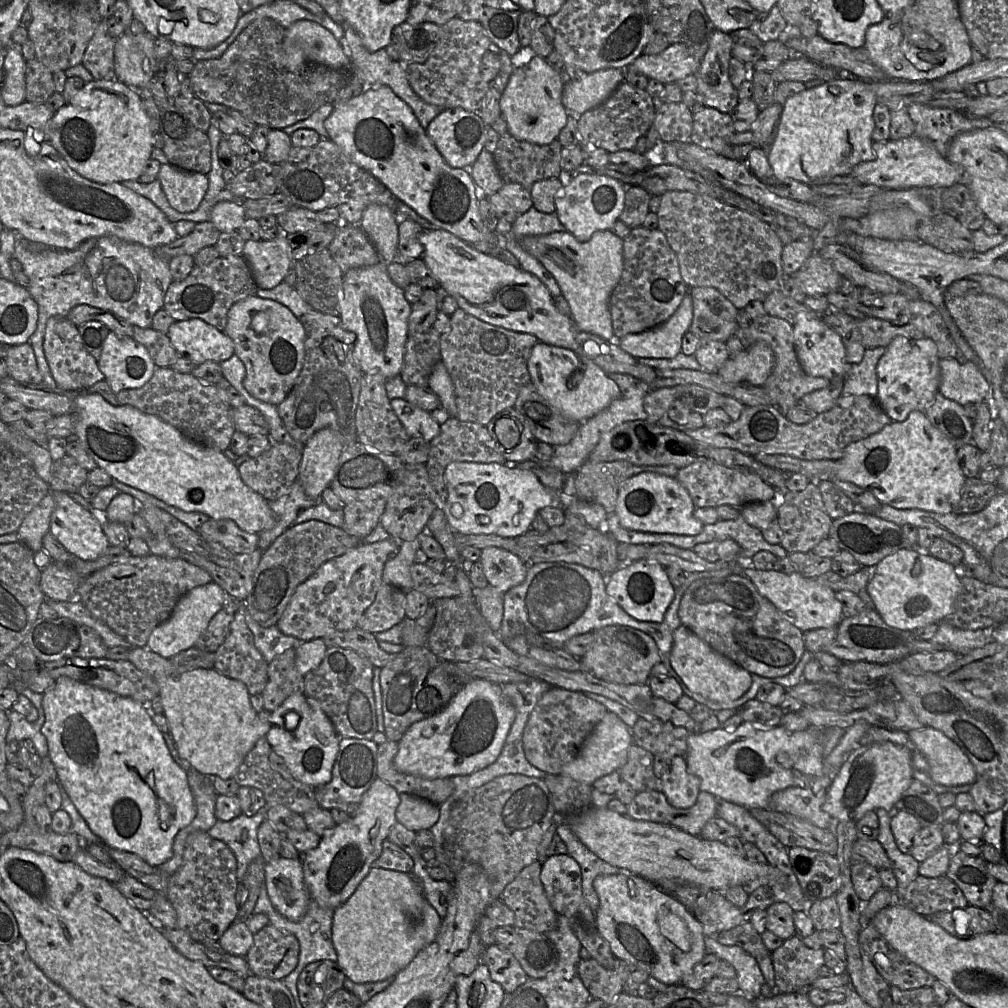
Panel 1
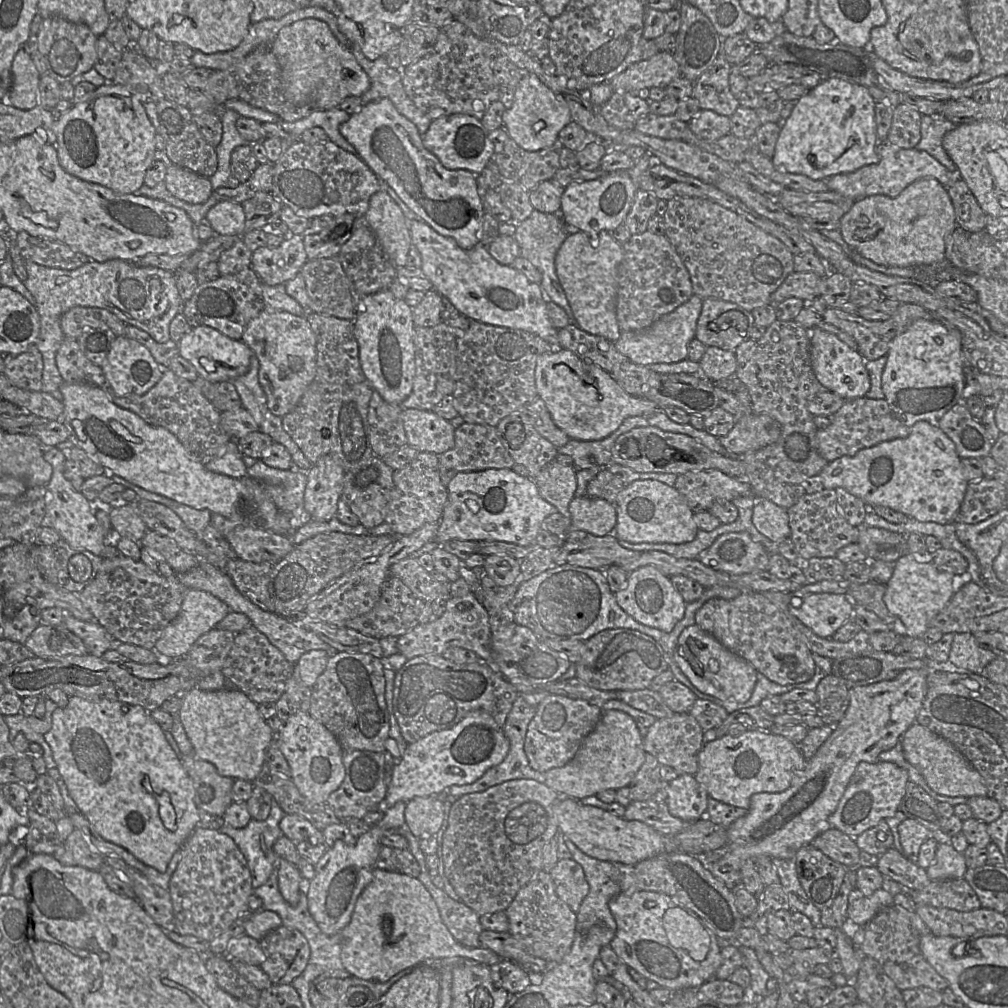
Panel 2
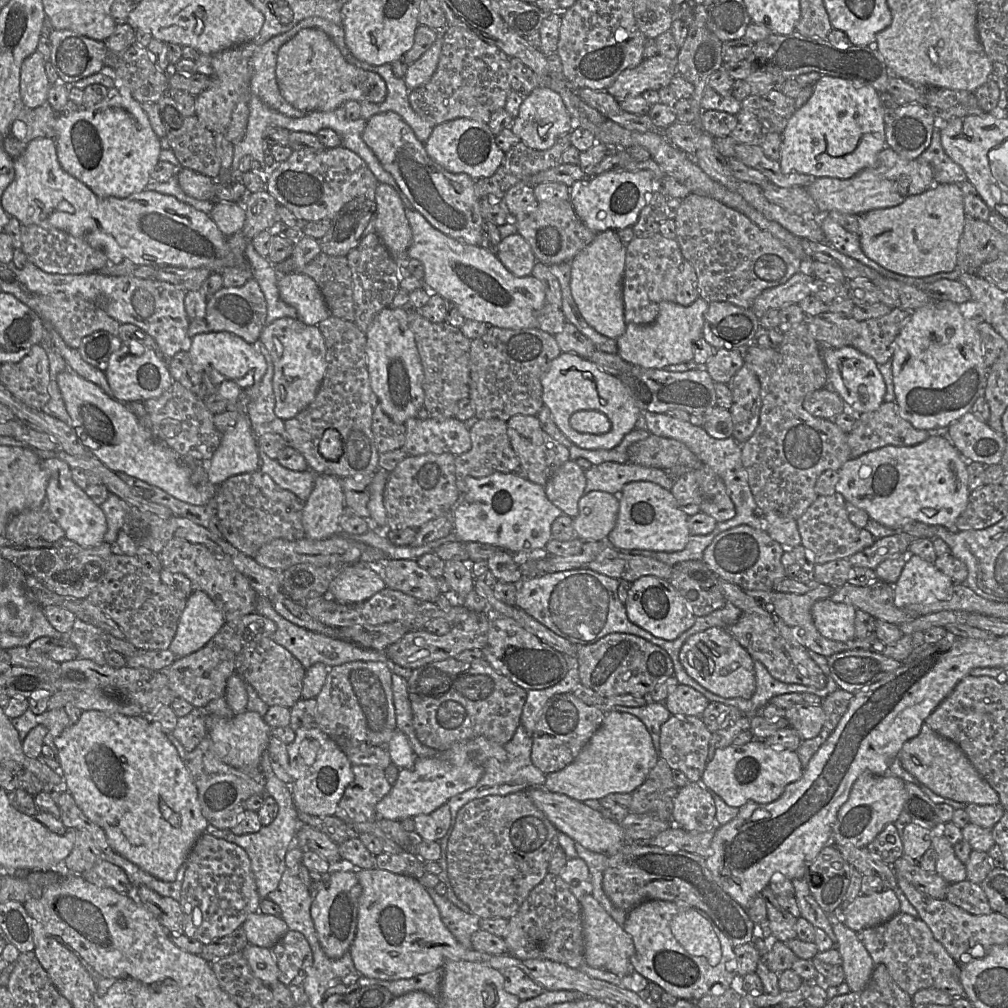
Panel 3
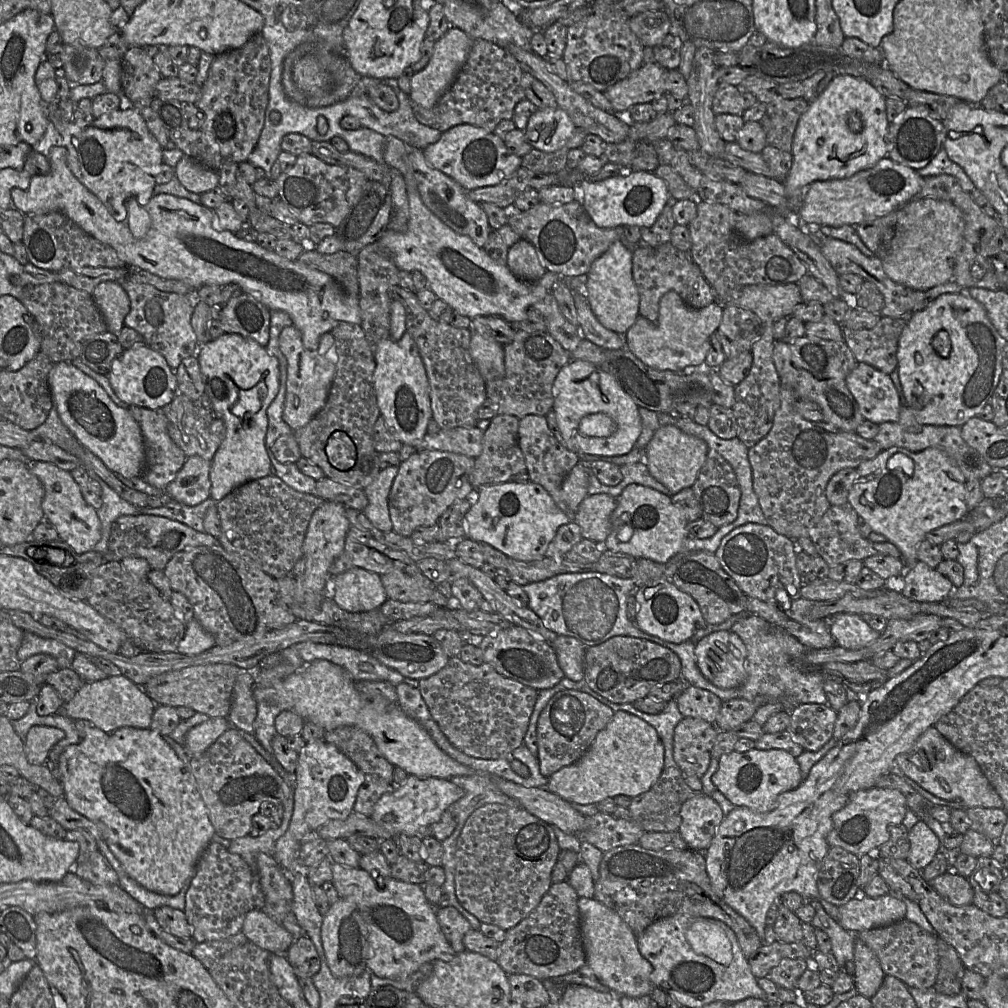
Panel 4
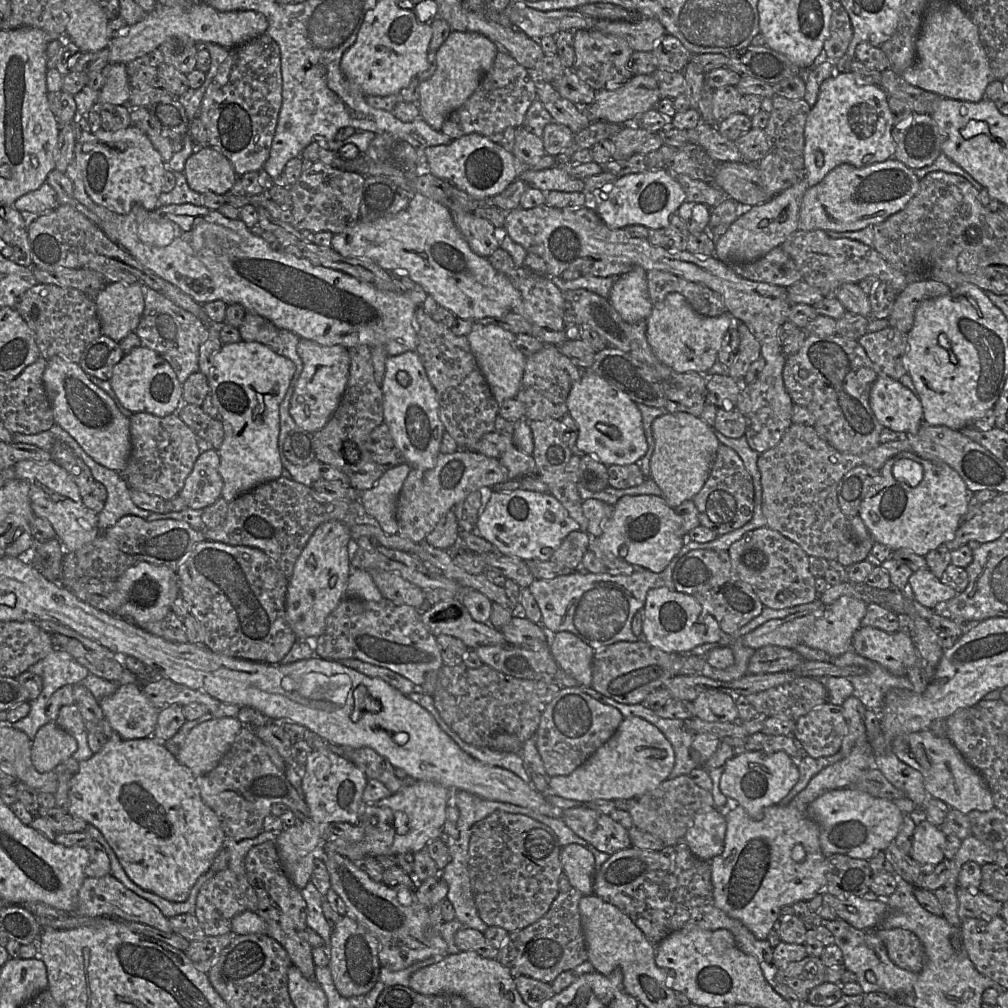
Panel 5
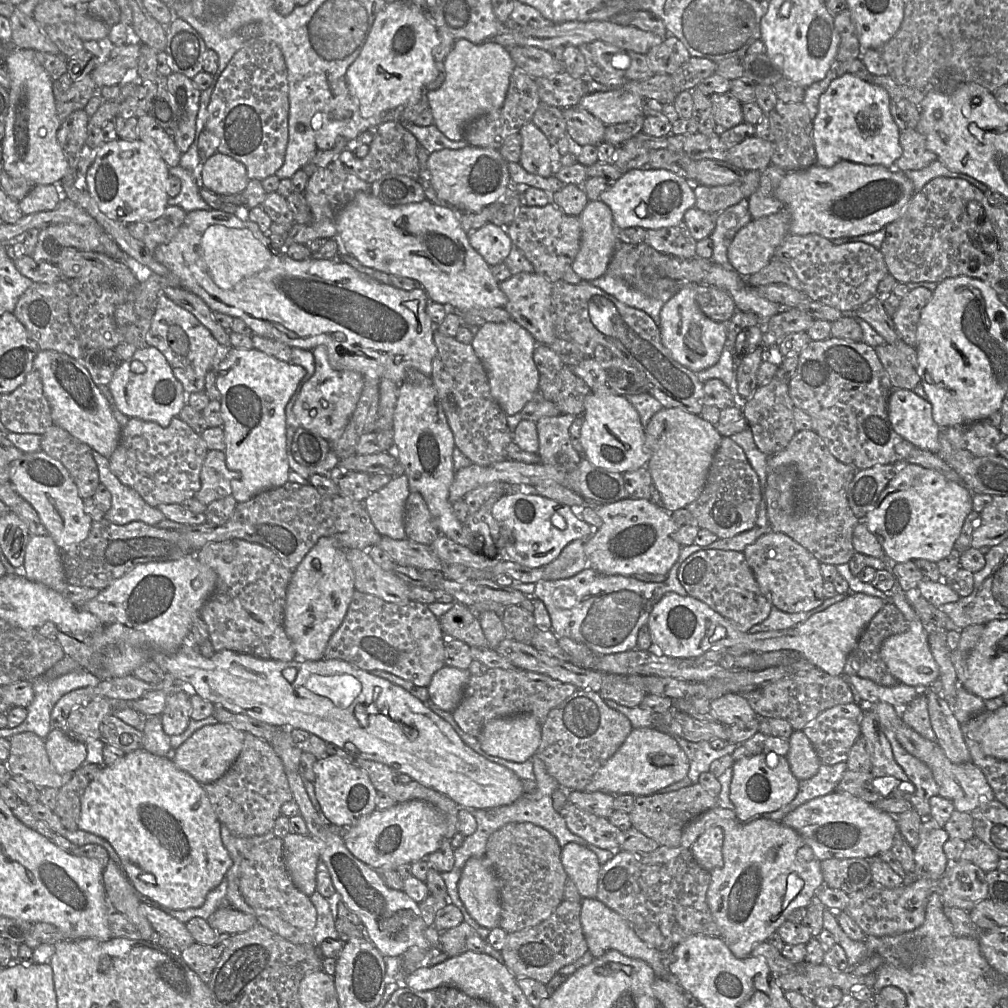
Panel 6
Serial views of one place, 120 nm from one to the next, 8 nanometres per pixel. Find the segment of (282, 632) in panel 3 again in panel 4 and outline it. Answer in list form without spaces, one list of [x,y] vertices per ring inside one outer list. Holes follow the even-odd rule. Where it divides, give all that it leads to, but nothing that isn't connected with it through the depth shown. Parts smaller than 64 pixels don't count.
[[[311,641],[299,642],[295,648],[305,663],[328,660],[345,669],[355,681],[387,681],[395,687],[406,683],[405,676],[357,648]]]

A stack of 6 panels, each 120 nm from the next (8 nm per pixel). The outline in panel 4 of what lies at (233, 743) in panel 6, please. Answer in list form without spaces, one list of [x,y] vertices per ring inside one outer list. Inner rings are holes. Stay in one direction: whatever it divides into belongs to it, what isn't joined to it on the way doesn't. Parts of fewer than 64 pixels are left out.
[[[216,717],[191,728],[186,734],[186,752],[190,757],[200,755],[230,727],[227,717]]]

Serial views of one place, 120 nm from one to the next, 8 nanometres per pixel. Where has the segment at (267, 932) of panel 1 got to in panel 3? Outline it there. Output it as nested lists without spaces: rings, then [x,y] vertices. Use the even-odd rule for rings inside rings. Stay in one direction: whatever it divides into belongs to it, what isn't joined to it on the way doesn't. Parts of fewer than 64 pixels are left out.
[[[288,930],[270,949],[279,969],[279,981],[289,987],[302,985],[313,963],[313,953],[305,936]]]

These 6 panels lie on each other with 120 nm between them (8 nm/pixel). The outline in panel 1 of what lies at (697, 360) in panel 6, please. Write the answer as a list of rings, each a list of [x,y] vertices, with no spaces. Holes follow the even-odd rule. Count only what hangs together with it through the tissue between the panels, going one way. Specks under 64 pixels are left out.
[[[687,293],[675,312],[663,323],[641,333],[614,338],[614,341],[635,358],[673,358],[681,352],[682,338],[689,331],[692,319],[692,297]]]

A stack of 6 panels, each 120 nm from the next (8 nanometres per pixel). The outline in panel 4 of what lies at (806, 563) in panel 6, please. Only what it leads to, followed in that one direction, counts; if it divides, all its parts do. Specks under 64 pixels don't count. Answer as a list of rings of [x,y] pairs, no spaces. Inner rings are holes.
[[[747,523],[727,534],[714,553],[723,570],[735,581],[748,596],[768,603],[776,603],[789,609],[791,601],[801,597],[801,573],[796,565],[797,545],[795,541],[777,533],[769,525]]]

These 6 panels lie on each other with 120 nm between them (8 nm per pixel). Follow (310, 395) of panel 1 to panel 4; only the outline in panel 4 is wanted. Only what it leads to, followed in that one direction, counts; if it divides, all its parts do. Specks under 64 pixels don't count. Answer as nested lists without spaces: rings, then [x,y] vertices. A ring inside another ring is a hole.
[[[343,322],[330,332],[335,340],[337,353],[336,372],[324,407],[305,426],[293,430],[303,457],[318,465],[325,476],[355,488],[365,489],[380,472],[379,452],[373,439],[374,424],[381,415],[374,389],[376,367],[365,333],[359,324]],[[344,431],[353,440],[357,449],[357,462],[352,469],[338,470],[327,458],[325,447],[331,434]]]

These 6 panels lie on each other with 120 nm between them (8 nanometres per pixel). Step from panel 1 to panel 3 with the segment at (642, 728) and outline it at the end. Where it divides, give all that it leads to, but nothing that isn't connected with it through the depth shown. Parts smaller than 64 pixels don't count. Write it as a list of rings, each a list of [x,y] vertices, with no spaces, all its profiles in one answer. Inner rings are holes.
[[[671,715],[661,726],[659,757],[664,759],[672,770],[680,770],[690,782],[701,780],[708,763],[707,756],[712,732],[699,716]]]

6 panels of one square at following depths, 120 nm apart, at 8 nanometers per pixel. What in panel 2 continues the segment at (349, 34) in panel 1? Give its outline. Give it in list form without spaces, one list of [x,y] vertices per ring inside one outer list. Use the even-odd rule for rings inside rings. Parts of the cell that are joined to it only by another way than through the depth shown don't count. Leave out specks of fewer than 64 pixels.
[[[351,44],[350,51],[370,79],[368,91],[361,96],[363,106],[388,98],[398,112],[417,127],[420,135],[424,135],[432,120],[422,113],[408,97],[402,82],[402,70],[391,68],[385,56],[369,60],[356,44]]]

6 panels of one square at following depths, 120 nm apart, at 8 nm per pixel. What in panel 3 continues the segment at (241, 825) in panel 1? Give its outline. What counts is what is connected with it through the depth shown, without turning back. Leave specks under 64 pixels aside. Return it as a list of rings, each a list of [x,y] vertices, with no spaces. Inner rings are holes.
[[[267,749],[261,756],[260,771],[264,776],[265,793],[272,796],[278,804],[277,816],[269,825],[262,826],[256,833],[238,835],[230,831],[228,832],[227,841],[237,844],[246,851],[251,862],[258,894],[261,899],[264,899],[278,887],[281,877],[287,868],[285,856],[291,845],[295,842],[299,819],[298,811],[292,798],[291,785],[281,781],[274,774]]]

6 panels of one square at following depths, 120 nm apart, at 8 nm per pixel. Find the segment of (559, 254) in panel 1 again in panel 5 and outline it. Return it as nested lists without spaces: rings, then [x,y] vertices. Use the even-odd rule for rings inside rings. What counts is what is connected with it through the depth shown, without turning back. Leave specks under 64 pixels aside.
[[[638,266],[620,275],[608,300],[624,321],[636,323],[647,320],[654,306],[649,297],[646,271]]]

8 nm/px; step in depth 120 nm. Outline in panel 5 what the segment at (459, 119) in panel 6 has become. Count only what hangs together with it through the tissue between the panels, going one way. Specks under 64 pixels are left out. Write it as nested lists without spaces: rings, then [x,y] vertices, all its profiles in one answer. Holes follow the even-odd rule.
[[[452,31],[442,46],[436,51],[436,70],[427,80],[419,84],[417,106],[420,117],[434,130],[440,131],[448,116],[462,106],[479,86],[484,75],[492,67],[497,47],[487,37],[476,32]]]

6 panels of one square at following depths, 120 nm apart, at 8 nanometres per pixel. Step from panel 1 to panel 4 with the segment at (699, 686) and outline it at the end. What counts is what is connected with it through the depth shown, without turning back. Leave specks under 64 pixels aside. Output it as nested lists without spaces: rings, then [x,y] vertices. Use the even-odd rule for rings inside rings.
[[[720,630],[703,637],[694,652],[699,670],[713,685],[732,689],[747,680],[747,649],[732,630]]]

